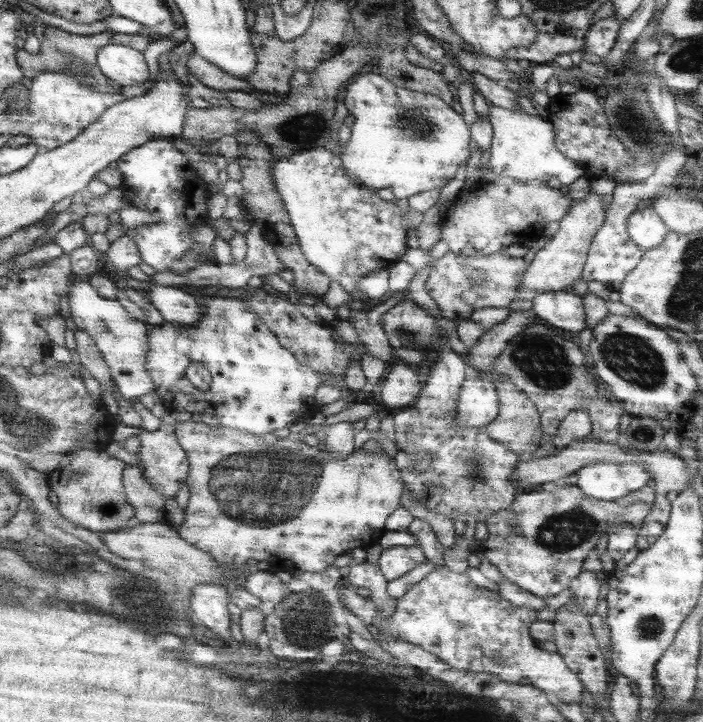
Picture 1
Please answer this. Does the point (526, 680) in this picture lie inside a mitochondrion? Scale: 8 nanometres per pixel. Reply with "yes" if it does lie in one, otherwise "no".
no

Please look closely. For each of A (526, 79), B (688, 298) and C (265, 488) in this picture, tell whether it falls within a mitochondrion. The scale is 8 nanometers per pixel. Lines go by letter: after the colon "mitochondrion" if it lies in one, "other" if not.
A: other
B: mitochondrion
C: mitochondrion

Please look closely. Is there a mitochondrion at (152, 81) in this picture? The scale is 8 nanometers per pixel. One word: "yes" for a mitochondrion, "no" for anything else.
no

